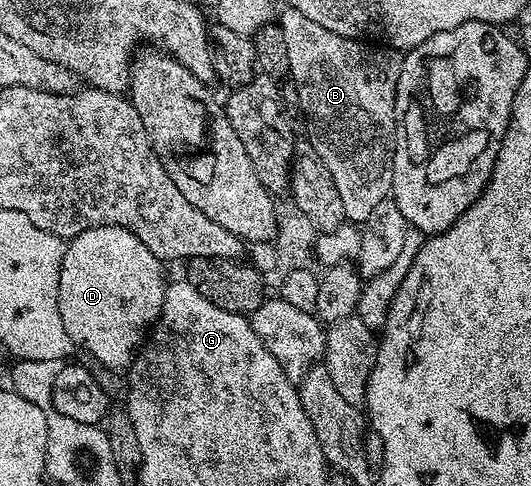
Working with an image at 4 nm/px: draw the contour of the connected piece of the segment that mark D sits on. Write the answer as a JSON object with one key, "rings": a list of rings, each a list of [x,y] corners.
{"rings":[[[111,225],[92,227],[80,235],[69,238],[66,254],[62,260],[62,270],[60,271],[58,302],[60,303],[60,319],[64,319],[64,331],[68,331],[68,335],[74,340],[75,346],[79,350],[87,349],[91,353],[89,356],[93,360],[99,361],[104,367],[115,371],[129,370],[130,366],[134,364],[134,358],[139,352],[148,330],[162,313],[162,304],[164,303],[164,295],[168,284],[168,277],[162,274],[162,268],[164,268],[164,265],[159,257],[152,255],[152,251],[148,251],[148,247],[144,247],[144,243],[140,243],[140,239],[136,239],[136,235],[132,235],[132,231],[128,231],[124,227],[112,227]]]}

